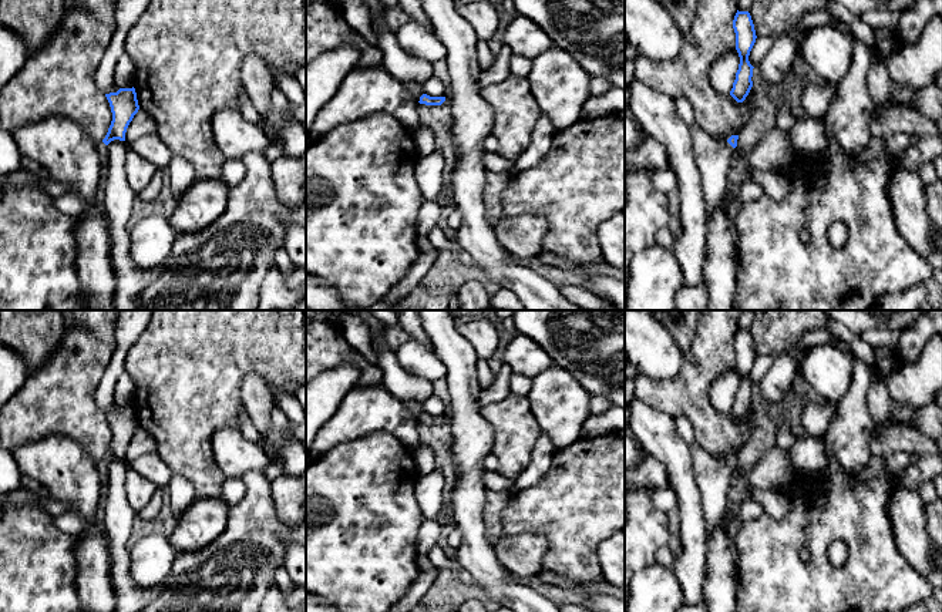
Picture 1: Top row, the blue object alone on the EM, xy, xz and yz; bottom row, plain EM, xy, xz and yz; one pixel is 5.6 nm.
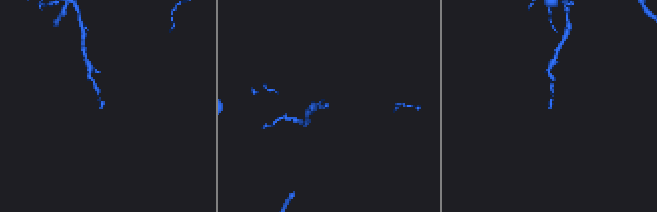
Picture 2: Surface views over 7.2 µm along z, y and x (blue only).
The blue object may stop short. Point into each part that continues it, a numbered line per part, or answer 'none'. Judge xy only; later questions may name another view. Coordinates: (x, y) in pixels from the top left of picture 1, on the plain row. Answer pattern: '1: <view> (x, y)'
1: xy (103, 468)

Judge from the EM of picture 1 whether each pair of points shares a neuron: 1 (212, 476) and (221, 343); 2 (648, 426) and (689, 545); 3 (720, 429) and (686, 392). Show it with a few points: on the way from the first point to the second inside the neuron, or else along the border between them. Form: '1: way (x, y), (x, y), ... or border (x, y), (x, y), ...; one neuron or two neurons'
1: way (201, 443), (201, 376); one neuron
2: way (675, 456), (689, 498), (689, 515); one neuron
3: way (712, 420), (692, 400); one neuron

